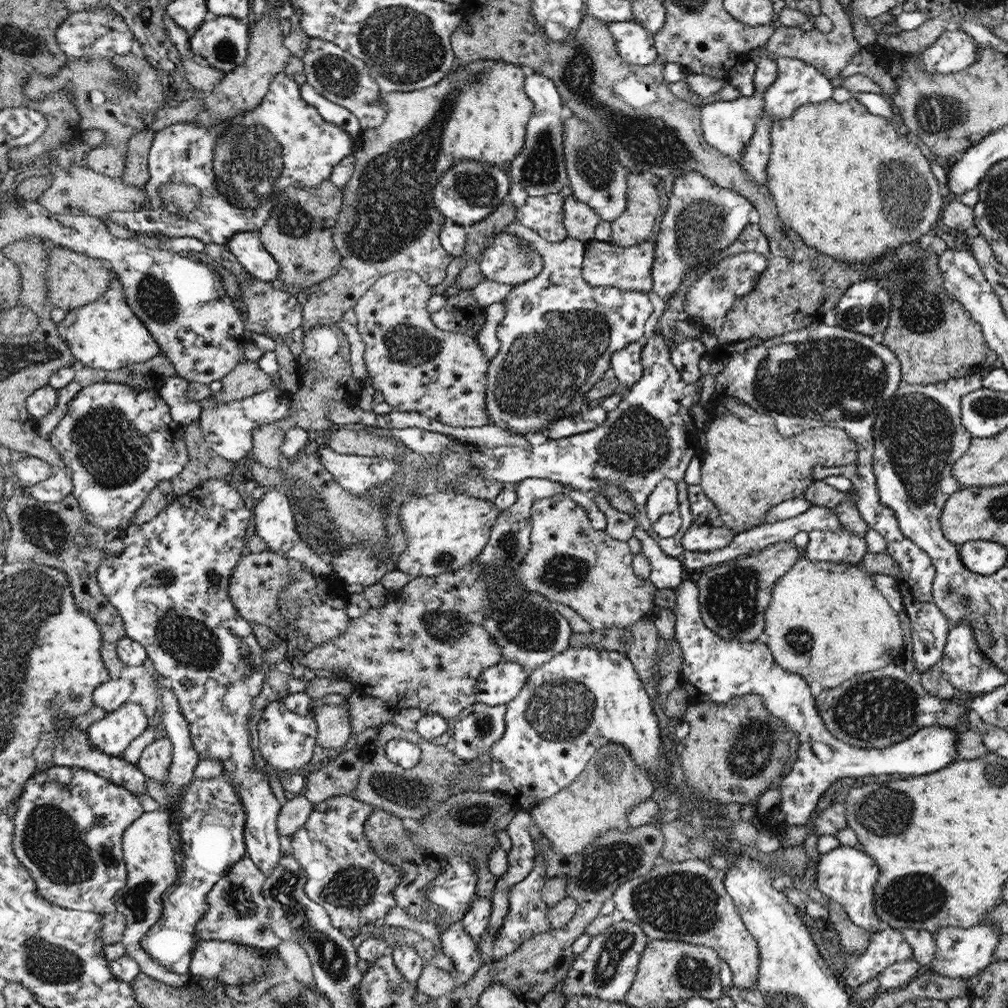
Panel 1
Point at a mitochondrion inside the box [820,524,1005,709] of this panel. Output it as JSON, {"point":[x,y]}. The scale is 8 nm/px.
{"point":[965,601]}

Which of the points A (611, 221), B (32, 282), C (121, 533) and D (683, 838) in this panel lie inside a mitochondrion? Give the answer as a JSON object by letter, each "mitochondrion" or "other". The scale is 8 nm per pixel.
{"A":"other","B":"other","C":"other","D":"other"}

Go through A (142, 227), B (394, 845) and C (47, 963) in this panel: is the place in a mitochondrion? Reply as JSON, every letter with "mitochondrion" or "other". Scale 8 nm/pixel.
{"A":"other","B":"mitochondrion","C":"mitochondrion"}

